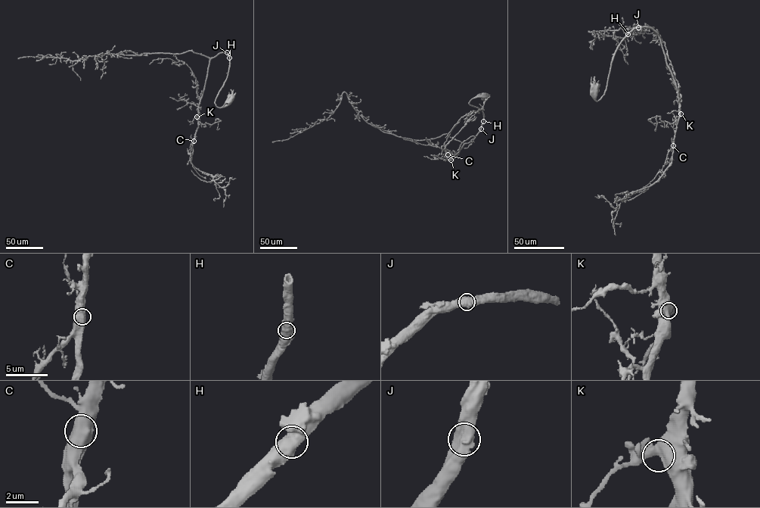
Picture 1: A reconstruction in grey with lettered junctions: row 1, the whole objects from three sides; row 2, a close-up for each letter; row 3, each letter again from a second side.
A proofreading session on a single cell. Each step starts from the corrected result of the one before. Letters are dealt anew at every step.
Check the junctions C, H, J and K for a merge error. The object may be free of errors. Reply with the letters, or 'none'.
none

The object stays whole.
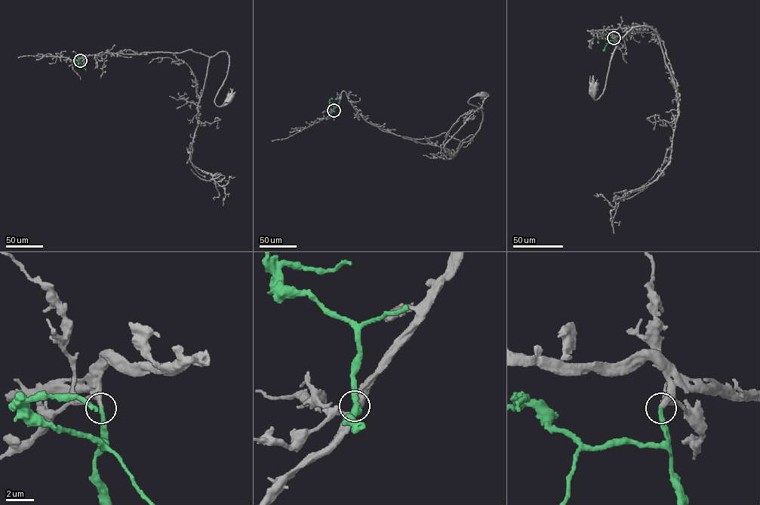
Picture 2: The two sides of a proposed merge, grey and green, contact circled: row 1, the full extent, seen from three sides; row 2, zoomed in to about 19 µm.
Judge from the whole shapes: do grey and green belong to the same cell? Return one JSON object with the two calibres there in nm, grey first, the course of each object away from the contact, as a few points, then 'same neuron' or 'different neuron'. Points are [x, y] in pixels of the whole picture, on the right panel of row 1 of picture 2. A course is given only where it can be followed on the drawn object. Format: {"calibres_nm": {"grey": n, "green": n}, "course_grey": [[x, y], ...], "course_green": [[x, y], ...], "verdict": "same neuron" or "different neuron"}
{"calibres_nm": {"grey": 320, "green": 280}, "course_grey": [[613, 38], [587, 30], [652, 26], [644, 23], [656, 32], [632, 27], [614, 51], [597, 100], [592, 85]], "course_green": [[613, 38], [613, 40], [608, 41], [599, 38], [598, 43]], "verdict": "same neuron"}

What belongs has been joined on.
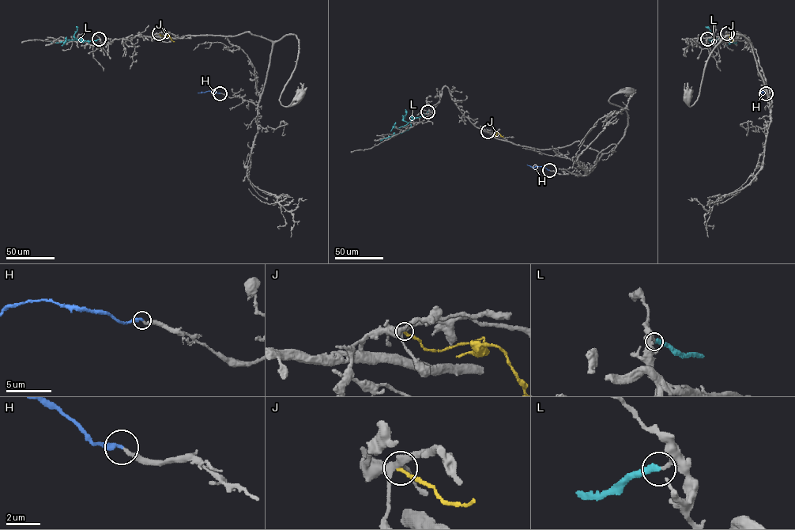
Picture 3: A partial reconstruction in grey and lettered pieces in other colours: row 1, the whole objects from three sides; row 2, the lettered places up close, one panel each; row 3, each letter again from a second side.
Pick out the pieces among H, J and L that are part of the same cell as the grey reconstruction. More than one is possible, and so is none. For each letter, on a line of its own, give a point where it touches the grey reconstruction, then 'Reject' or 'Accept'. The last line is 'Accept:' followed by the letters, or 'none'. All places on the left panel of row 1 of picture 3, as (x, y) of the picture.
H: Touches grey at (220, 93). Accept
J: Touches grey at (159, 33). Reject
L: Touches grey at (99, 39). Reject
Accept: H

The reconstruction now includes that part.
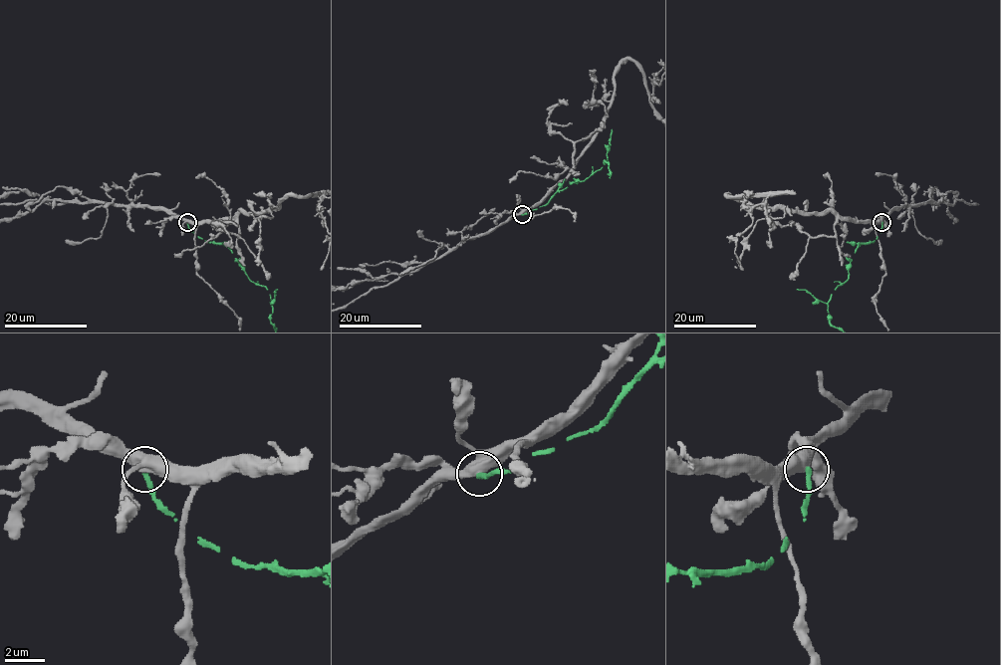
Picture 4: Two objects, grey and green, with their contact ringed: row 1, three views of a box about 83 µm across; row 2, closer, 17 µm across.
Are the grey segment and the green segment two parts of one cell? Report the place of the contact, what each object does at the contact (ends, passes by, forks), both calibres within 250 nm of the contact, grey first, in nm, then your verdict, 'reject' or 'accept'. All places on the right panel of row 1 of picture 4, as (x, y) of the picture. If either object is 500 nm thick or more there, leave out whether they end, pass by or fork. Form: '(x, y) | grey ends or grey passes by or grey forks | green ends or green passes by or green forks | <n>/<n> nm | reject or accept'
(881, 222) | grey forks | green ends | 440/280 nm | reject

